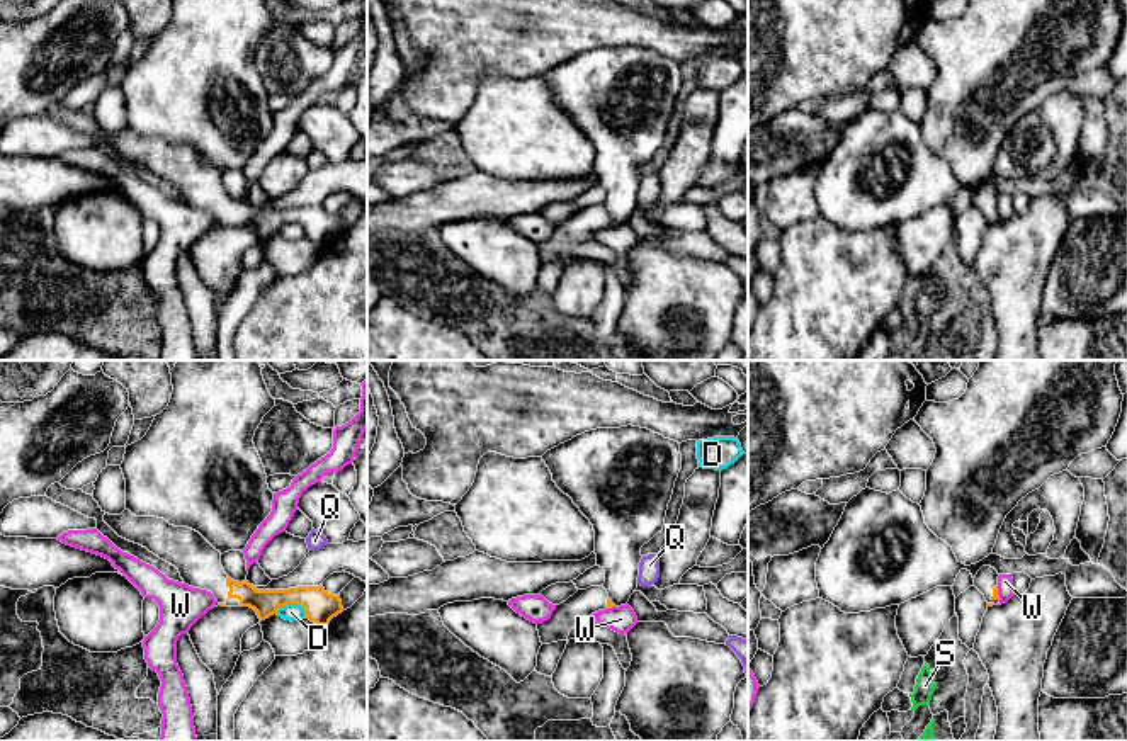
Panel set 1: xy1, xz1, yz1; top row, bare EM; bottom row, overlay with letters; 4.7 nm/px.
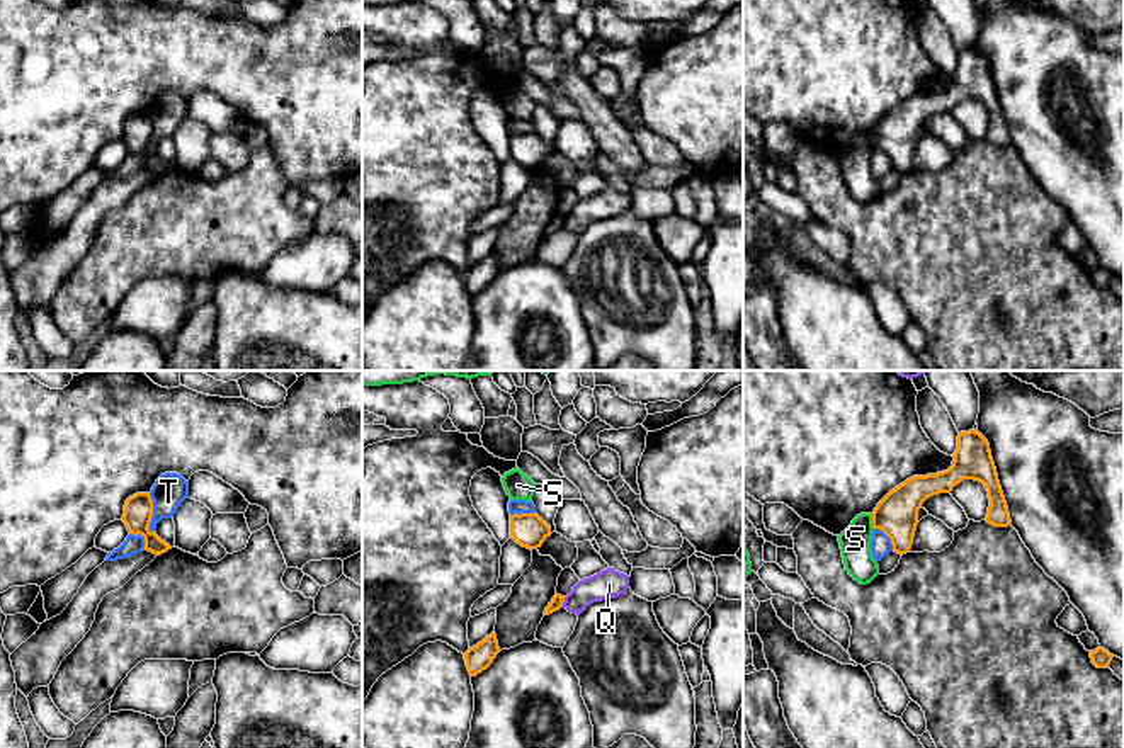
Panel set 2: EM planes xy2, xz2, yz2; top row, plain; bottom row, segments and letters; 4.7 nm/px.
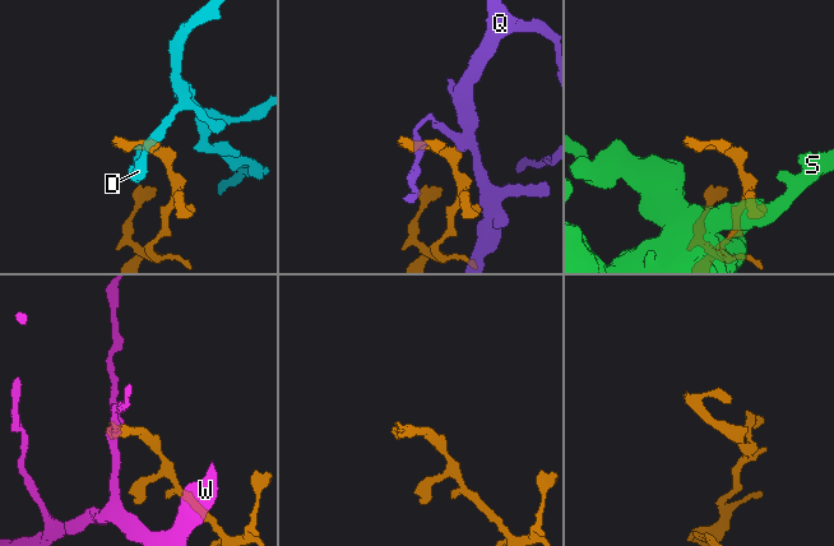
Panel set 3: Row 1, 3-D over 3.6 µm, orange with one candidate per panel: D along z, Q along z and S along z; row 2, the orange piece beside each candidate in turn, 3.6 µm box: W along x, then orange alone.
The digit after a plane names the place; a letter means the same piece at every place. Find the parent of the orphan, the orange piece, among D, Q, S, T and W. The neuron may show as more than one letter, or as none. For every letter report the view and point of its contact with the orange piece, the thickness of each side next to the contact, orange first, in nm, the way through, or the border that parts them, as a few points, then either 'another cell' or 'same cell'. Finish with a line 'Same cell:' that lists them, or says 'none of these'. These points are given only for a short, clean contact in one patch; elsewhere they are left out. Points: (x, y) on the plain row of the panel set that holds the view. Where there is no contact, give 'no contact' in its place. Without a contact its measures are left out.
D: contact xy1 (293, 221); calibres 150 and 80 nm; border xy1 (276, 231), (288, 223), (298, 223), (306, 235); another cell
Q: contact xz2 (563, 220); calibres 60 and 140 nm; another cell
S: contact yz2 (873, 140); calibres 200 and 140 nm; border yz2 (871, 133), (874, 147); another cell
T: contact xy2 (152, 133); calibres 140 and 160 nm; border xy2 (148, 113), (152, 119), (148, 148), (152, 152); another cell
W: contact yz1 (996, 211); calibres 30 and 80 nm; border yz1 (996, 204), (1000, 218); another cell
Same cell: none of these

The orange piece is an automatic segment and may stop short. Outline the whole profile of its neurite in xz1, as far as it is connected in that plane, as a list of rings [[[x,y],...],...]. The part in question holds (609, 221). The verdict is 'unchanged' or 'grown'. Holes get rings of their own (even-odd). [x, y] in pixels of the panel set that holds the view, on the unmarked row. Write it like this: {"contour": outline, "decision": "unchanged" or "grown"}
{"contour": [[[603,206],[578,209],[566,221],[556,224],[556,229],[549,240],[537,243],[541,262],[551,263],[558,260],[568,260],[569,250],[575,245],[592,240],[595,231],[612,226],[615,224],[609,218],[609,212]]], "decision": "grown"}

